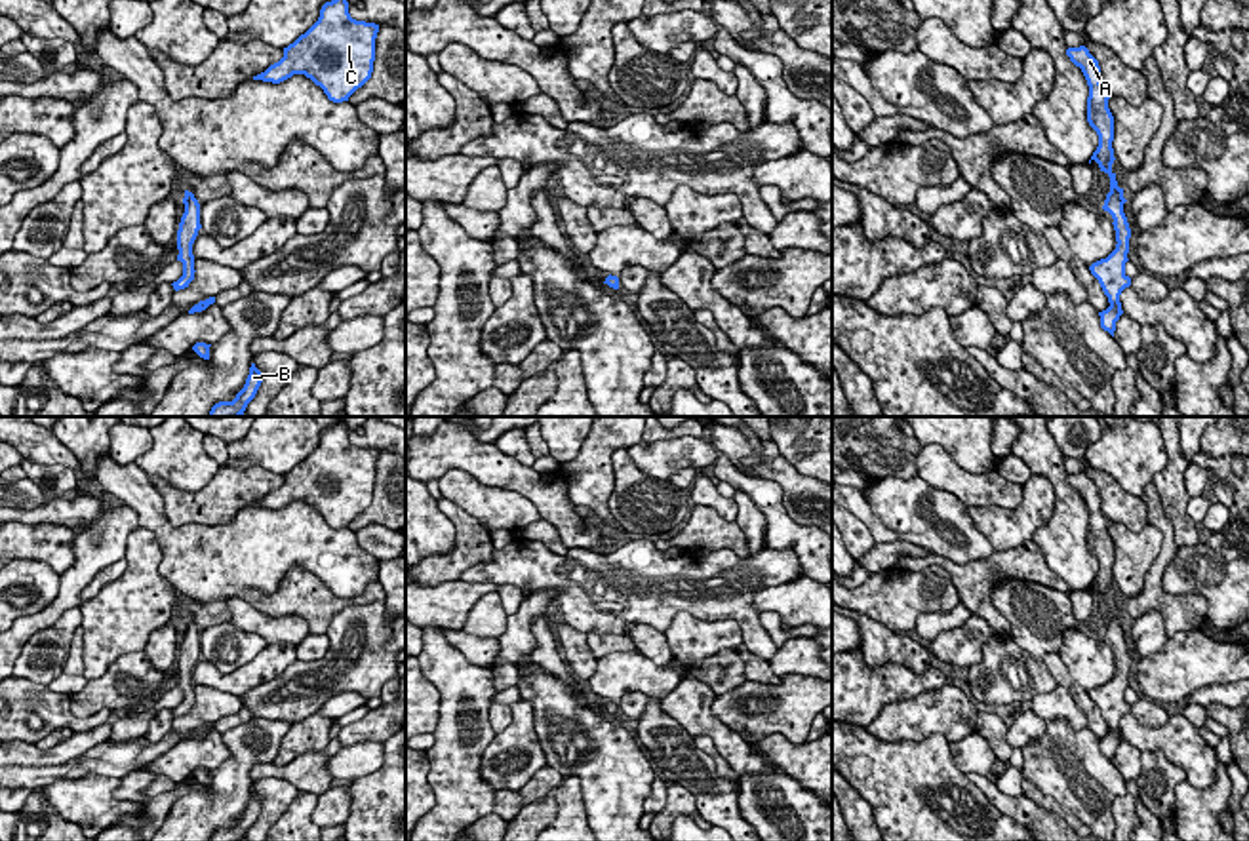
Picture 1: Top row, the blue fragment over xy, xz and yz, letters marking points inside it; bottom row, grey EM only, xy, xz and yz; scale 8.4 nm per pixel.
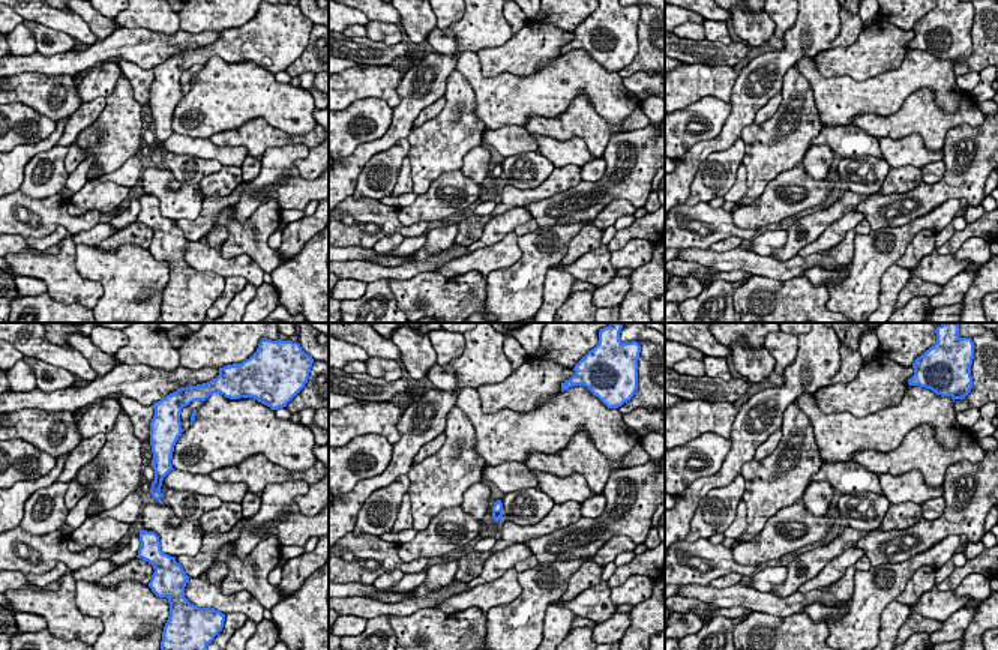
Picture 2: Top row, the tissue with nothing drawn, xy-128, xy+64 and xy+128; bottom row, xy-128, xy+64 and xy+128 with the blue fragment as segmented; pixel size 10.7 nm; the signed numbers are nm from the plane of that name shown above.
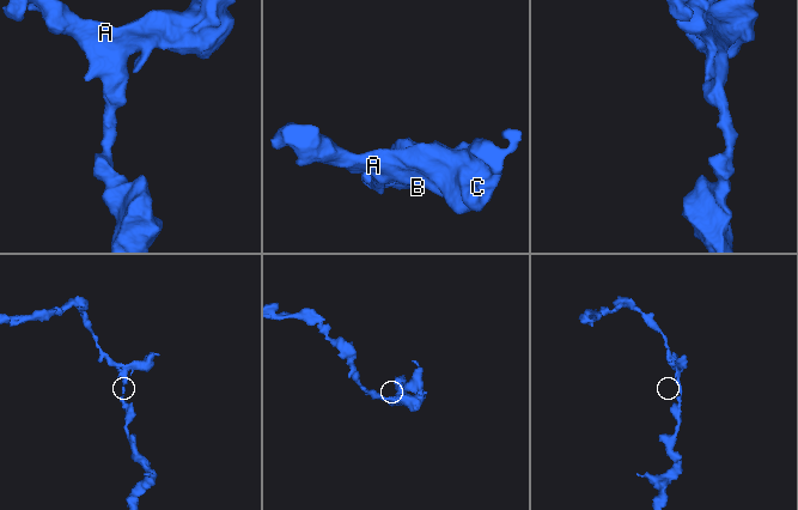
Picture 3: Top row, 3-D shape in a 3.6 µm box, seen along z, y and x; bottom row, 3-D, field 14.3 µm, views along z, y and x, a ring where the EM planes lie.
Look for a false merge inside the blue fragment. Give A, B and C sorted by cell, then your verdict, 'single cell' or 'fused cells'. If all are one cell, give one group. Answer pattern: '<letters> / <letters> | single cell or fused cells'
A B C | single cell

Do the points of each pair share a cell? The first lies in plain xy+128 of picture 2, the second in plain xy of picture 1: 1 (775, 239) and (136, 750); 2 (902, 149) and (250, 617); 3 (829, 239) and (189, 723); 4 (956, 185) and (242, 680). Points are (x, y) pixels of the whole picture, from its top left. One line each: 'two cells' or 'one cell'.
1: two cells
2: one cell
3: one cell
4: two cells

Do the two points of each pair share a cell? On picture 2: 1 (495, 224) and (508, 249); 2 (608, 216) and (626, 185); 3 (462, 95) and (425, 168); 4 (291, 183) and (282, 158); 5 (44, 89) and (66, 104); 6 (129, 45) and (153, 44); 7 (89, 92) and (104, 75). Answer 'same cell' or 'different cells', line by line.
1: different cells
2: different cells
3: same cell
4: same cell
5: same cell
6: same cell
7: same cell

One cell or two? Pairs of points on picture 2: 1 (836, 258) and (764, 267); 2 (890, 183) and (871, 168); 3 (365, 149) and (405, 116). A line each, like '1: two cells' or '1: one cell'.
1: one cell
2: two cells
3: one cell

